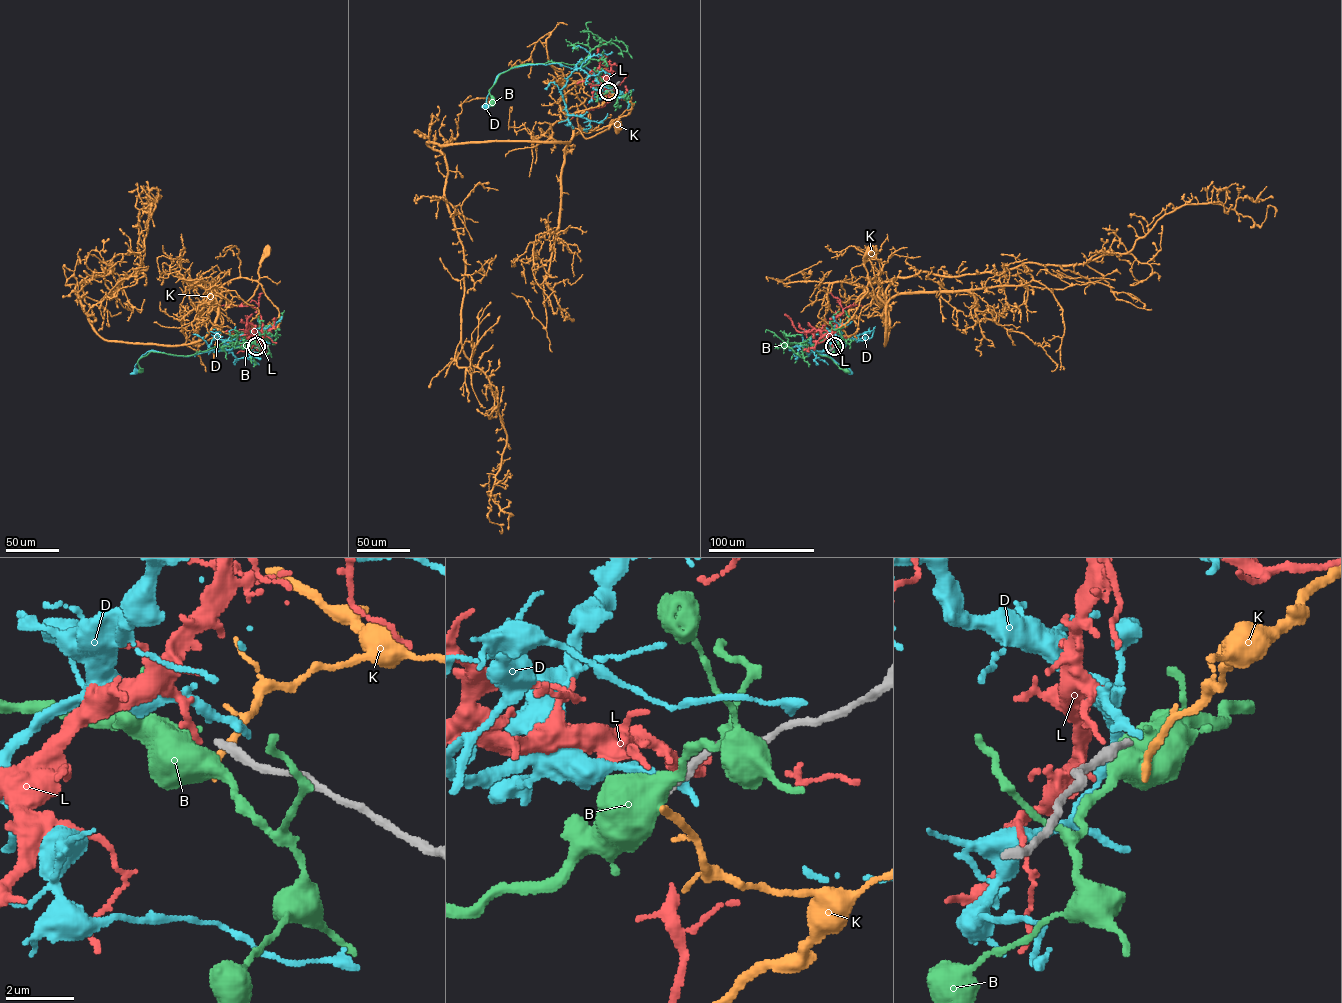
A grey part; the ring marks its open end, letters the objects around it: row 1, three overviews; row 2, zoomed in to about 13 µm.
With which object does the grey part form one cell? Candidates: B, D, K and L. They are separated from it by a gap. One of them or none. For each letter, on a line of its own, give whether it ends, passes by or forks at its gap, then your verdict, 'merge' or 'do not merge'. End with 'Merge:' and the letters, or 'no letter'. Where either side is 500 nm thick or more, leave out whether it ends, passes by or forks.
B: it forks there; do not merge
D: it passes by; do not merge
K: it ends there; do not merge
L: it ends there; do not merge
Merge: no letter

